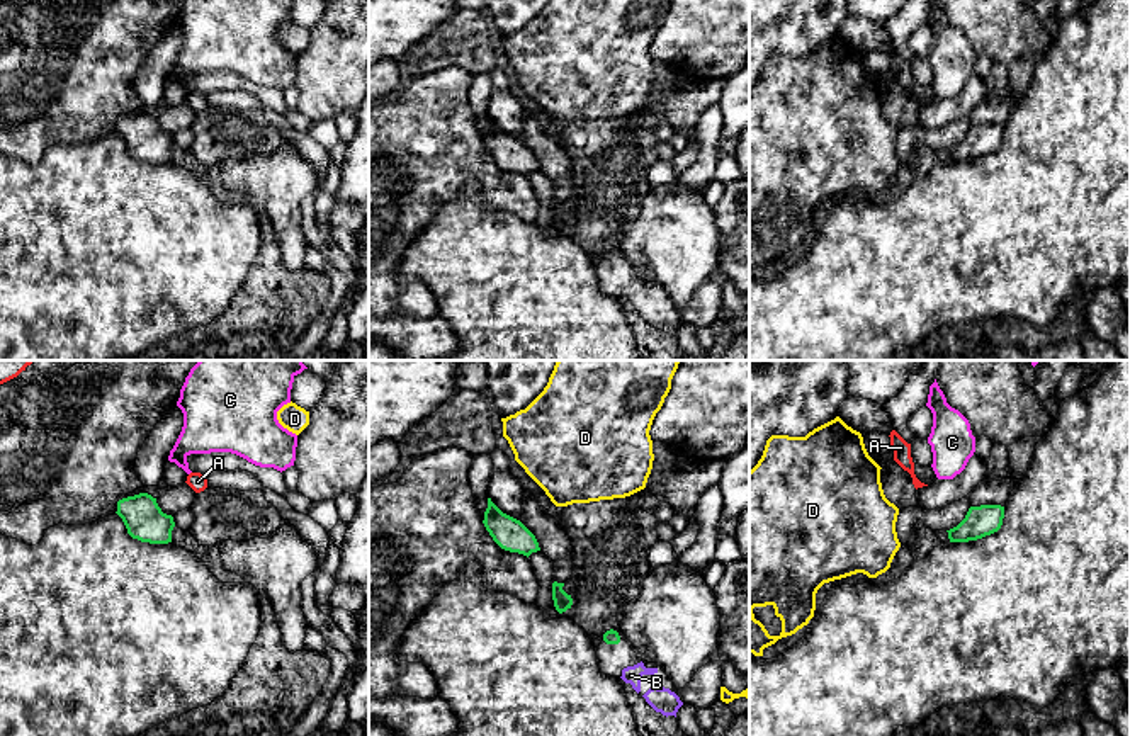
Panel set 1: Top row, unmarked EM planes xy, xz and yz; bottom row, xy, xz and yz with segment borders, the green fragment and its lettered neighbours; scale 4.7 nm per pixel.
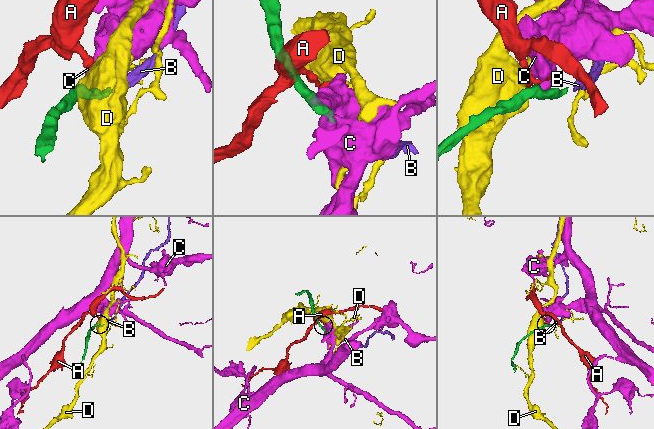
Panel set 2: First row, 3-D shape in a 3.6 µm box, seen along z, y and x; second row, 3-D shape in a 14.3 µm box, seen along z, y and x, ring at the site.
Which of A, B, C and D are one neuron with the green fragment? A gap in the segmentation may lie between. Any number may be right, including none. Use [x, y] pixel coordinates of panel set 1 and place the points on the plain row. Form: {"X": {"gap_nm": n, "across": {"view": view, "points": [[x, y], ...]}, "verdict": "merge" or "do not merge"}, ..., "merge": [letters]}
{"A": {"gap_nm": 160, "across": {"view": "xy", "points": [[170, 135], [194, 109]]}, "verdict": "do not merge"}, "B": {"gap_nm": 120, "across": {"view": "xz", "points": [[617, 262], [627, 286]]}, "verdict": "merge"}, "C": {"gap_nm": 160, "across": {"view": "yz", "points": [[971, 126], [952, 97]]}, "verdict": "do not merge"}, "D": {"gap_nm": 180, "across": {"view": "xz", "points": [[524, 145], [551, 119]]}, "verdict": "do not merge"}, "merge": ["B"]}

